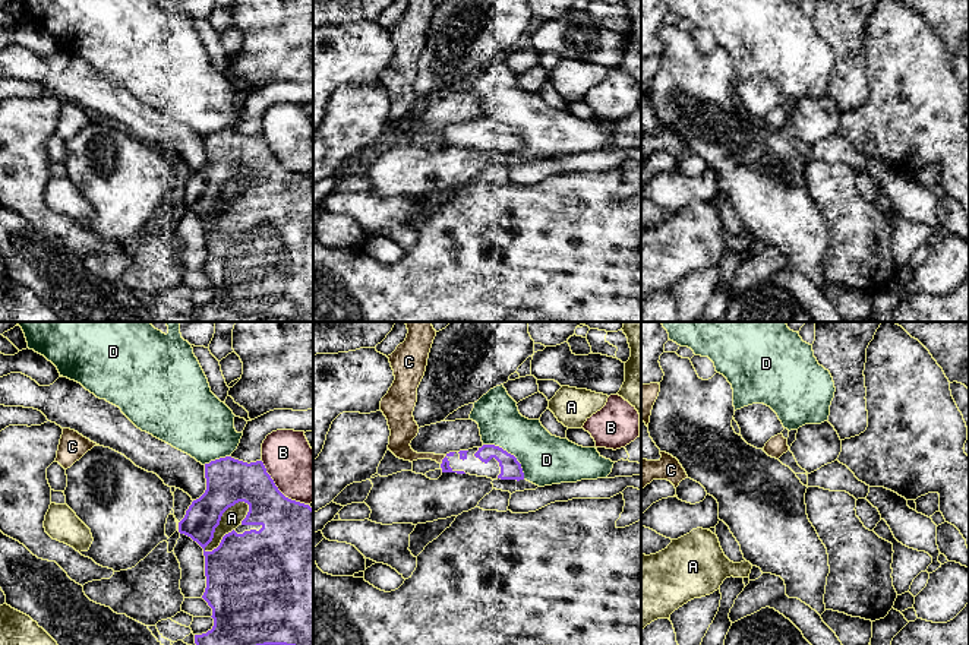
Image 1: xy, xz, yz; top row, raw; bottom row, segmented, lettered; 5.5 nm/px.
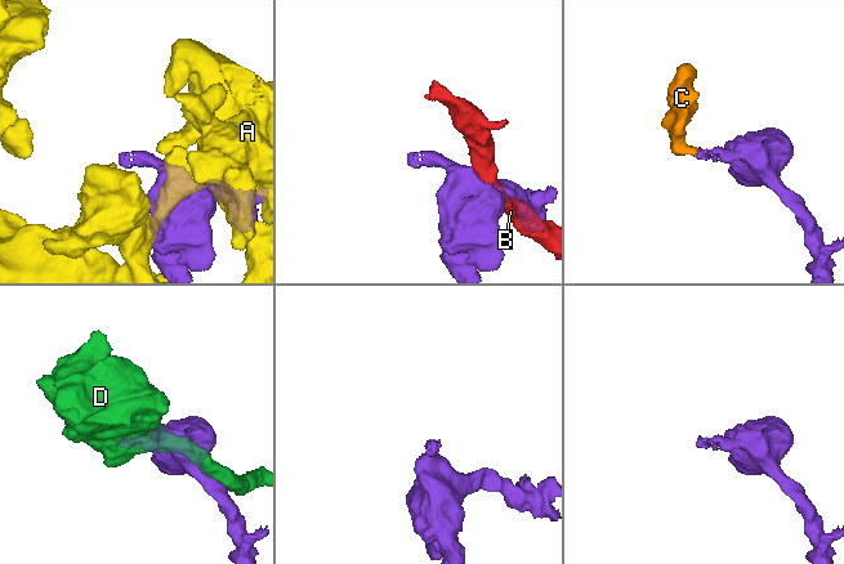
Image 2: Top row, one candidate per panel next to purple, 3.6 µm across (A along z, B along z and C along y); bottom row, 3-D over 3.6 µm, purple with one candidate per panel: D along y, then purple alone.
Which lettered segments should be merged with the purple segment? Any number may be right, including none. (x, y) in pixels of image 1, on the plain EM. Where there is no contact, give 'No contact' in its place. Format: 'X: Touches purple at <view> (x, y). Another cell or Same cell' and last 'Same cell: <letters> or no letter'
A: Touches purple at xy (220, 192). Another cell
B: Touches purple at xy (278, 163). Another cell
C: Touches purple at xz (442, 133). Same cell
D: Touches purple at xz (510, 126). Another cell
Same cell: C

